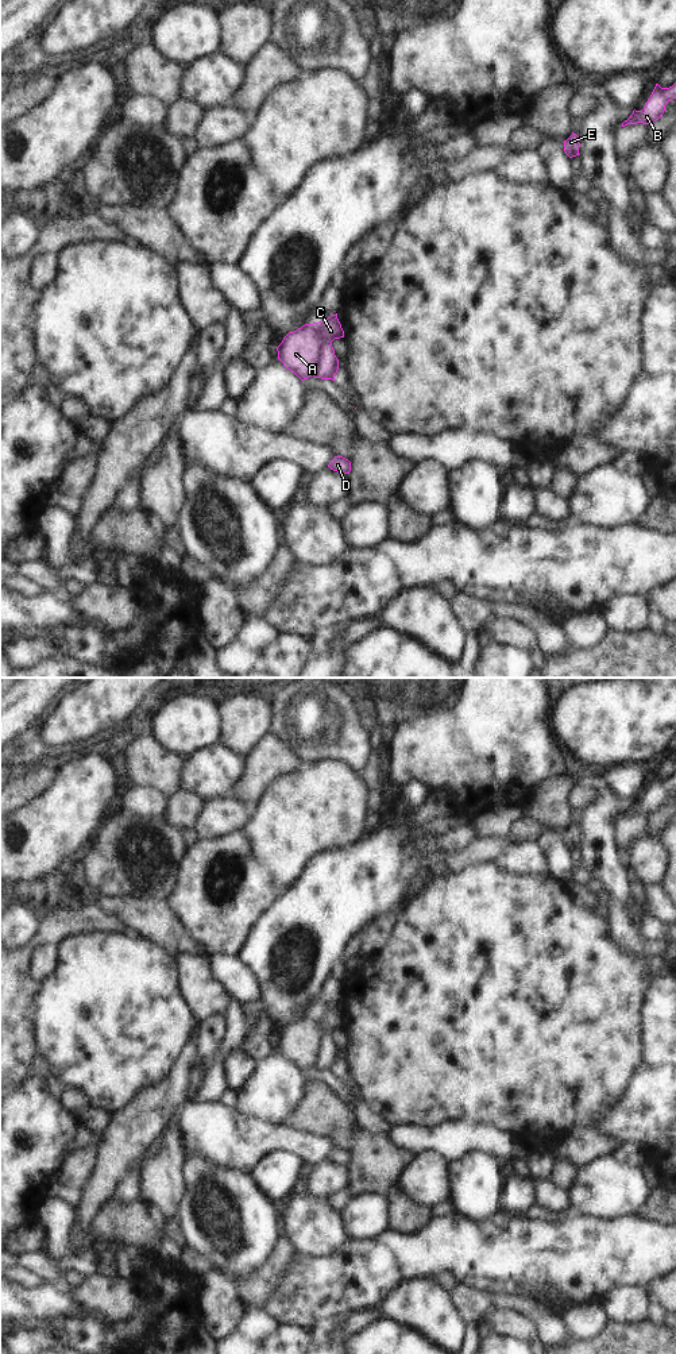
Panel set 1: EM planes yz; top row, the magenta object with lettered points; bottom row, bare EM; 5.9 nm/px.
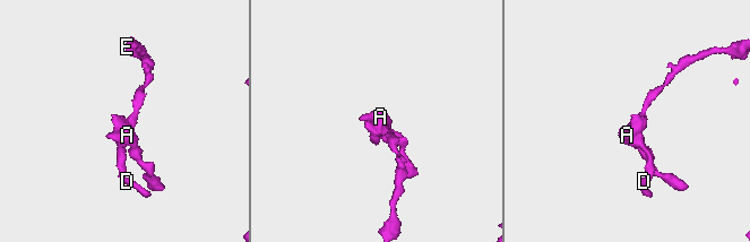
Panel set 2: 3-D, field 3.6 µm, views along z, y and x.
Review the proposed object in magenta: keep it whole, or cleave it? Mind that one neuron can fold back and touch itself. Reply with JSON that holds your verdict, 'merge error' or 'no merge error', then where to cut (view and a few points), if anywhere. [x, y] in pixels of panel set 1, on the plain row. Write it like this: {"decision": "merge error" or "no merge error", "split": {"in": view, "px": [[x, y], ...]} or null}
{"decision": "merge error", "split": {"in": "yz", "px": [[331, 1034], [323, 1037], [312, 1065]]}}

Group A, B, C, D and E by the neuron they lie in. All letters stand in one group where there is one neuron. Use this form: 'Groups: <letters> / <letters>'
Groups: A C / B D E

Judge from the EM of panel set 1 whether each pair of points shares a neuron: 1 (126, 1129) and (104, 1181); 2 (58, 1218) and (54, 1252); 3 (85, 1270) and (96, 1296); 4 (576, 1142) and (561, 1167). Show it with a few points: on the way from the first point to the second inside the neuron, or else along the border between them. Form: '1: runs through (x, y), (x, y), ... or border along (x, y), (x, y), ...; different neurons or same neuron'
1: runs through (123, 1142), (111, 1168); same neuron
2: runs through (57, 1226), (55, 1243); same neuron
3: border along (96, 1272), (85, 1277); different neurons
4: border along (556, 1160), (567, 1160), (576, 1168); different neurons

